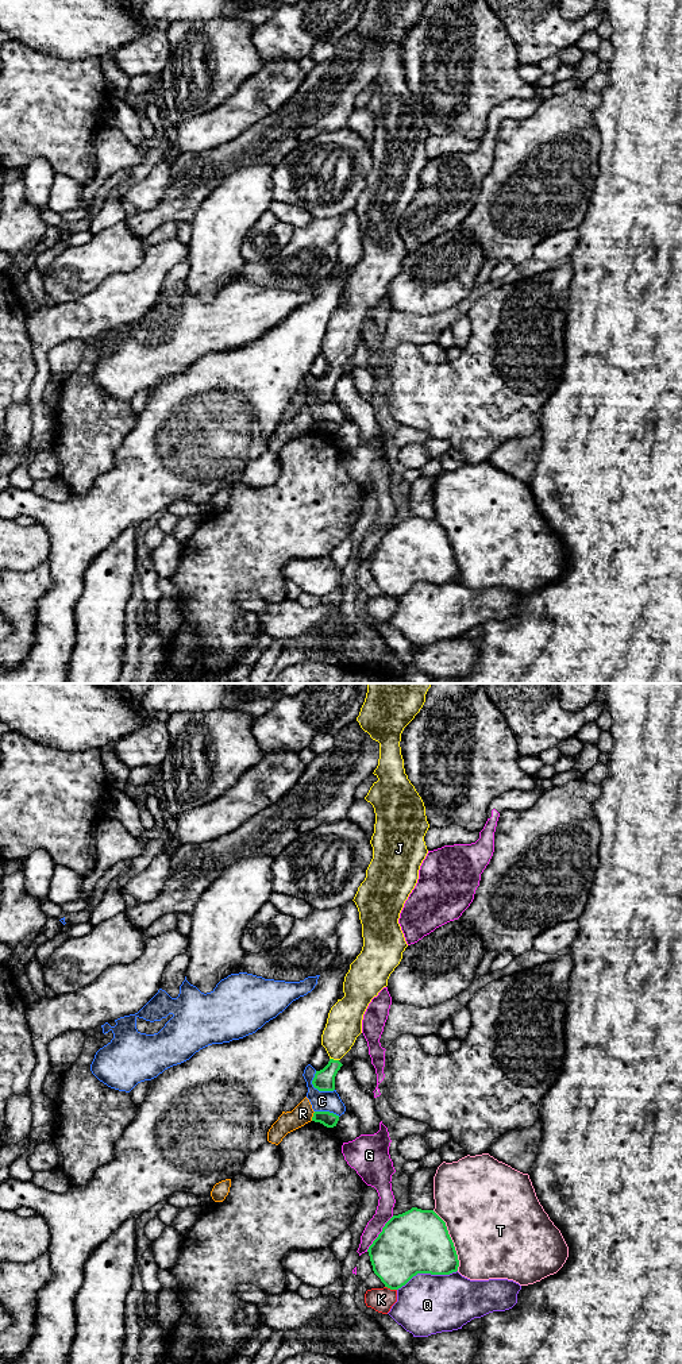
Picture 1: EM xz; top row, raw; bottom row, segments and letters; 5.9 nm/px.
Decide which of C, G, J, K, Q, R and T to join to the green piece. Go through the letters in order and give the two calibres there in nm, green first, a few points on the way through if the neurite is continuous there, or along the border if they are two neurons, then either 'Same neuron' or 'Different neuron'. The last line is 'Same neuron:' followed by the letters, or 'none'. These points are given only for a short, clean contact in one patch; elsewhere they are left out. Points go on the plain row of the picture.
C: Thickness 130 nm (green) against 130 nm. Different neuron
G: Thickness 380 nm (green) against 100 nm. Different neuron
J: Thickness 130 nm (green) against 220 nm. Path across: xz (324, 388), (332, 376), (332, 368), (343, 334). Same neuron
K: Thickness 340 nm (green) against 140 nm. Different neuron
Q: Thickness 380 nm (green) against 360 nm. Different neuron
R: Thickness 90 nm (green) against 120 nm. Boundary: xz (315, 420), (311, 428). Different neuron
T: Thickness 380 nm (green) against 500 nm. Different neuron
Same neuron: J

